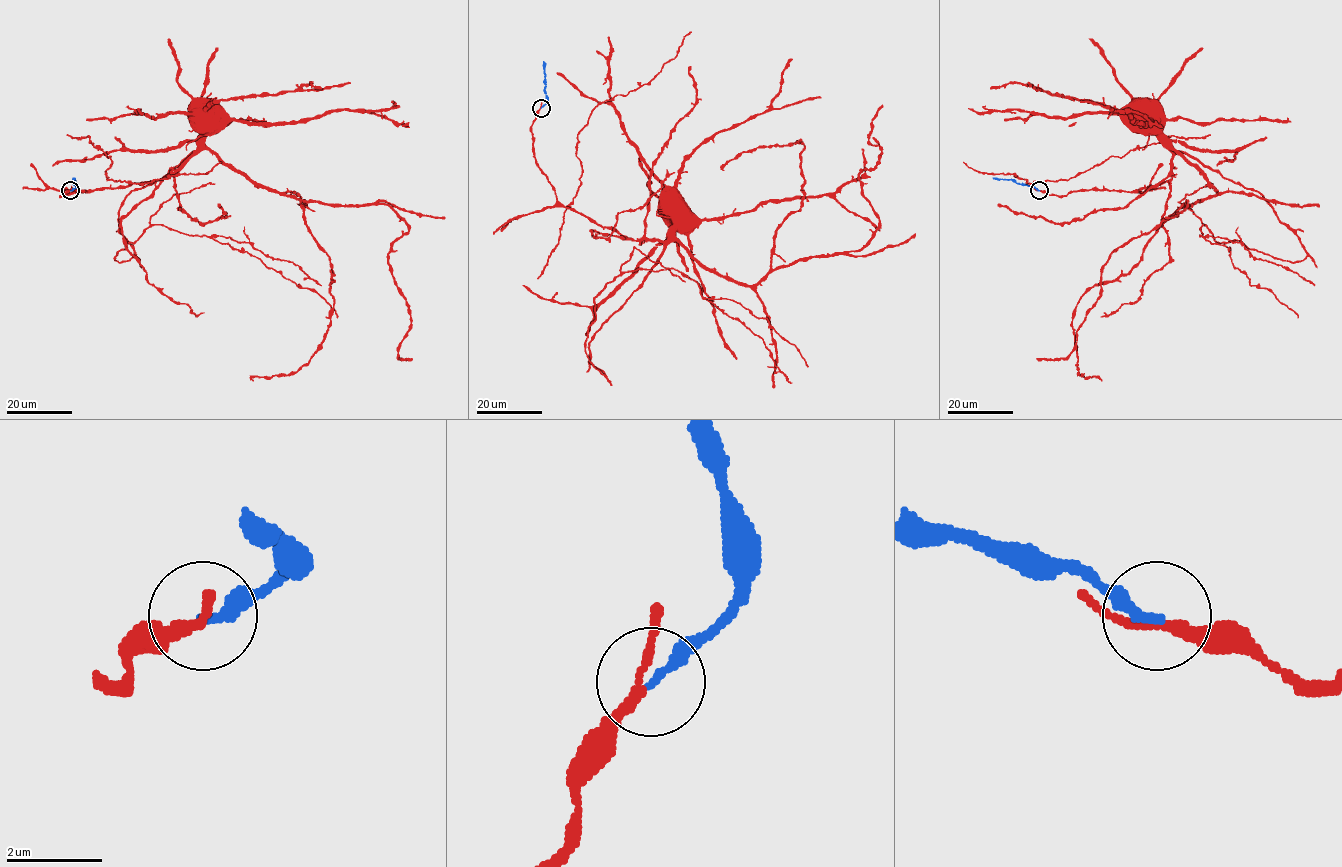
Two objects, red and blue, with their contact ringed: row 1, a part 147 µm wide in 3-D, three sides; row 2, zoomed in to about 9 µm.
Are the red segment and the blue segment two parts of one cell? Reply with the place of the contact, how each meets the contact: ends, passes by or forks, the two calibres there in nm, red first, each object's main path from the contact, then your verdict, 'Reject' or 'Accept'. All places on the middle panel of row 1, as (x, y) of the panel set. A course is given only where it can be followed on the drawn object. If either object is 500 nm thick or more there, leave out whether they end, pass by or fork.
Place: (541, 108). At the ring red passes by. At the ring blue ends. Thickness 200 nm (red) against 220 nm. Course of red: (540, 107), (531, 126), (534, 156), (561, 204), (634, 240), (666, 241), (673, 226), (670, 218), (681, 215). Course of blue: (541, 107), (547, 102), (543, 61). Accept

